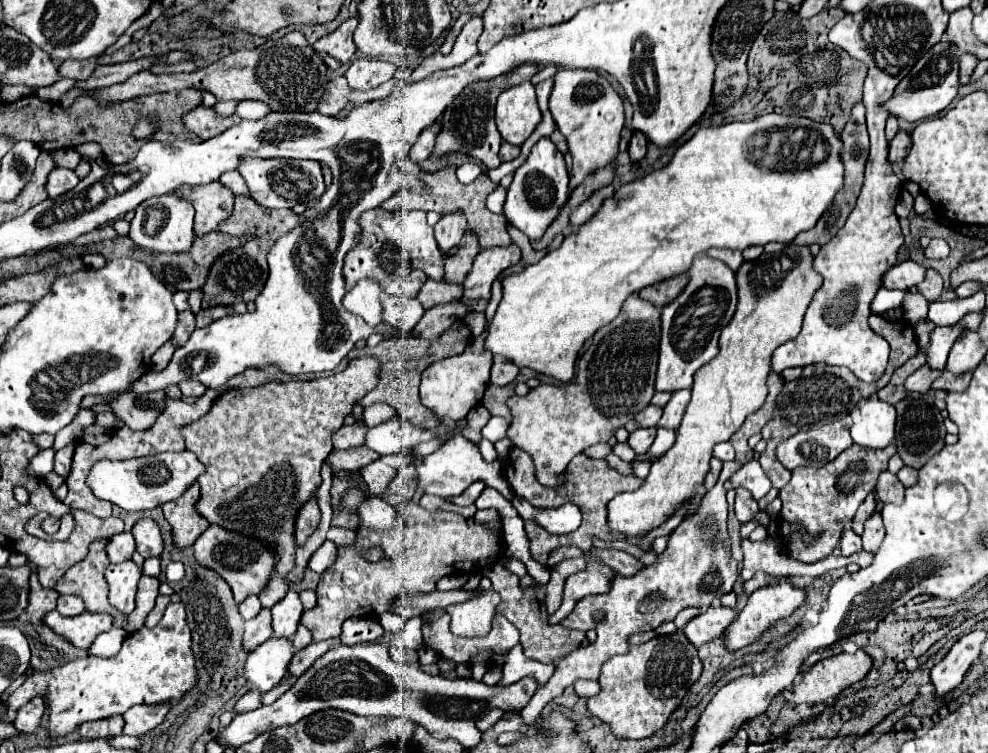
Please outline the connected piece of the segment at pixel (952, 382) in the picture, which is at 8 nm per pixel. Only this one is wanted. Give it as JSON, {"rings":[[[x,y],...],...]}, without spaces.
{"rings":[[[944,370],[944,374],[932,384],[932,390],[946,390],[946,392],[964,392],[966,388],[968,388],[968,384],[970,384],[970,378],[972,378],[972,374],[968,372],[968,374],[964,374],[964,376],[960,376],[960,378],[954,378],[952,376],[952,372],[948,372],[948,370]]]}

